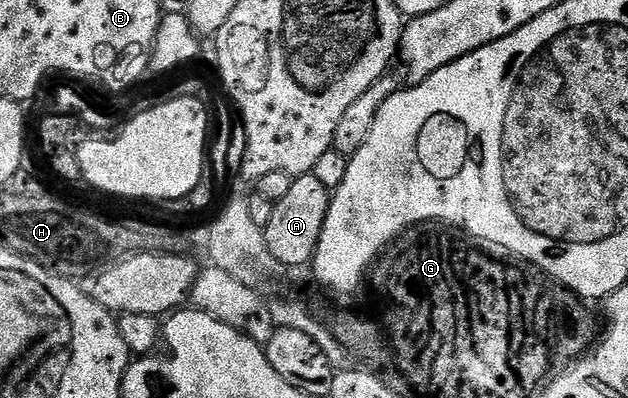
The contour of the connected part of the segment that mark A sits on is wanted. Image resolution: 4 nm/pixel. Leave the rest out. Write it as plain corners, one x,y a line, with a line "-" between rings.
305,173
294,178
292,187
285,193
284,199
274,202
272,219
268,219
265,227
265,237
268,251
283,265
309,266
314,260
314,252
320,243
320,231
324,231
324,219
328,219
328,207
332,190
324,187
320,179
313,173

